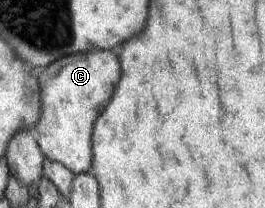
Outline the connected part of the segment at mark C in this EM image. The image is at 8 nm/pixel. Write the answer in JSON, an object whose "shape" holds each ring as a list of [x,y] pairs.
{"shape":[[[82,52],[65,55],[48,64],[38,76],[43,112],[33,132],[41,152],[73,174],[89,173],[93,164],[93,124],[107,106],[119,82],[119,60],[113,52]]]}

